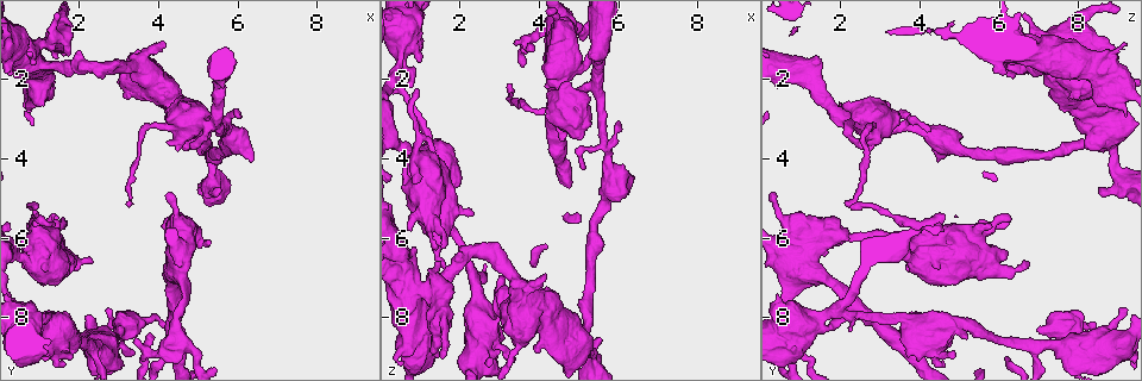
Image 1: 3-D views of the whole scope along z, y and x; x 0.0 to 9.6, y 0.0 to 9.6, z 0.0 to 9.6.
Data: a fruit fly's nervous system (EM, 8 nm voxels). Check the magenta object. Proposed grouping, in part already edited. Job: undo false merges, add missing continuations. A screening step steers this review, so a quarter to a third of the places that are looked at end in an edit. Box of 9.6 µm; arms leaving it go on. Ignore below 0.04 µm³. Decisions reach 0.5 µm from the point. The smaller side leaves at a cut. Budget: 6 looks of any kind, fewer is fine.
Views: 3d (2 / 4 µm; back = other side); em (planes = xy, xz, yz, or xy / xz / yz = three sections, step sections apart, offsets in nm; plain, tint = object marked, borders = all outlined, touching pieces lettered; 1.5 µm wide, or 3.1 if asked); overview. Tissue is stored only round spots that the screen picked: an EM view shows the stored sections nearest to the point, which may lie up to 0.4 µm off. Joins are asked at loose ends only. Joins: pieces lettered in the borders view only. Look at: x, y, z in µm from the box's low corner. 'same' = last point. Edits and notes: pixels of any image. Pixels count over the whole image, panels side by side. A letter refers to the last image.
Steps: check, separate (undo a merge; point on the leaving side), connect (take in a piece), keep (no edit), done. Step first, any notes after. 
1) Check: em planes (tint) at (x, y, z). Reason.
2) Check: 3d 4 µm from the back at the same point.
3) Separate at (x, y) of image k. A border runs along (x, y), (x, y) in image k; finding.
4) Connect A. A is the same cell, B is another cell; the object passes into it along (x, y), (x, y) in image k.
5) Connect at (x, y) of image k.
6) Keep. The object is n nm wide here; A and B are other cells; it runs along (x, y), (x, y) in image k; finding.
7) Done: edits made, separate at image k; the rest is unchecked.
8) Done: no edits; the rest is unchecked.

Check: em planes (borders) at (3.05, 2.00, 8.00). Thick end.

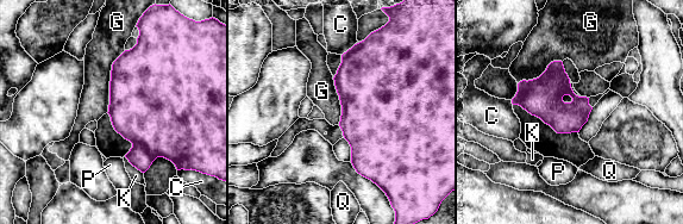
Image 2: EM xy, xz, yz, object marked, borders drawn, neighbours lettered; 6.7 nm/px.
Keep. C, G, K, P and Q are other cells; a border runs along (125, 50), (112, 64), (106, 112) in image 2; no lettered piece goes on from it.

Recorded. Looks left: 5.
Check: em planes (borders) at (5.10, 3.35, 4.20).

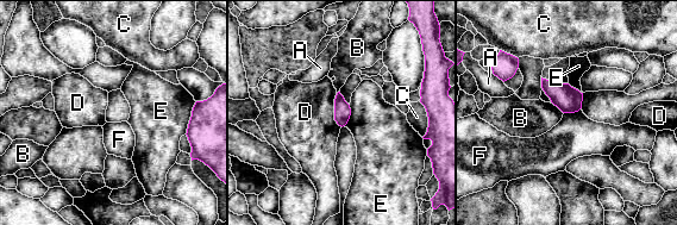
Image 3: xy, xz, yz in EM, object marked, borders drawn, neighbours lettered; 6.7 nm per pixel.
Keep. The longest contact is with D, 240 nm; A, B, C, D, E and F are other cells; a border runs along (581, 107), (577, 111), (564, 113) in image 3; none of them fits.

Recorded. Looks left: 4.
Check: em xy step 4 (tint) at (5.45, 3.20, 2.20).

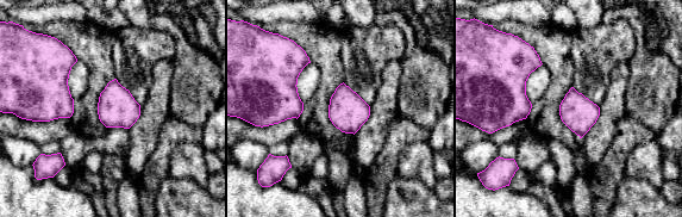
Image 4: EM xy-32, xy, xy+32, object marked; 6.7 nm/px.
Check: em planes (tint) at the same point.

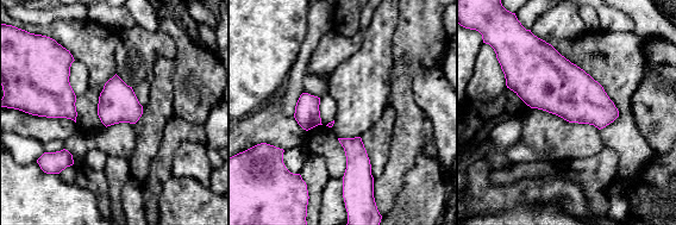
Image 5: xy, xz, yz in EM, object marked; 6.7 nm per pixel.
Check: em planes (borders) at the same point. What lies round it.

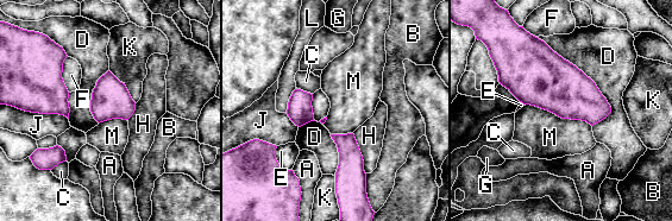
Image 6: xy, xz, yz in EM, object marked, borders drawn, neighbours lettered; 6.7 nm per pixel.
Keep. The object is 30 nm wide here; A, B, C, D, E, F, G, H, J, K, L and M are other cells; one cell here.

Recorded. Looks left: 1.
Done: no edits; the rest is unchecked.

